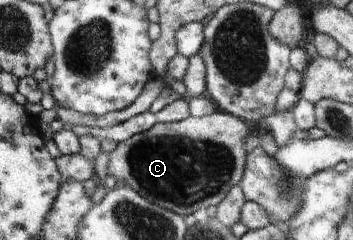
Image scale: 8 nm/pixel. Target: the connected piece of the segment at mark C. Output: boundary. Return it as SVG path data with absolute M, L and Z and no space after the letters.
M220 110L209 116L190 116L173 123L157 123L148 131L117 143L117 147L110 153L108 173L115 179L123 181L125 186L129 186L154 205L173 211L181 217L201 215L211 212L217 205L222 204L230 194L230 190L242 182L249 156L245 140L253 133L254 126L249 122Z

